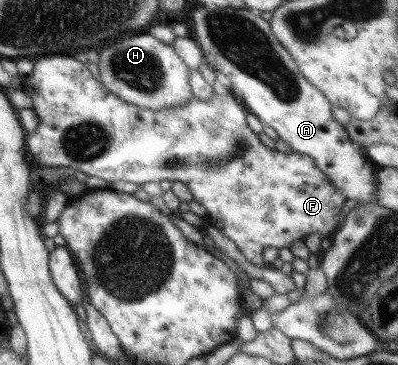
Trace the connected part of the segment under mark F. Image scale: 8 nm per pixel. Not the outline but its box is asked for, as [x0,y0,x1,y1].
[20,55,346,269]

